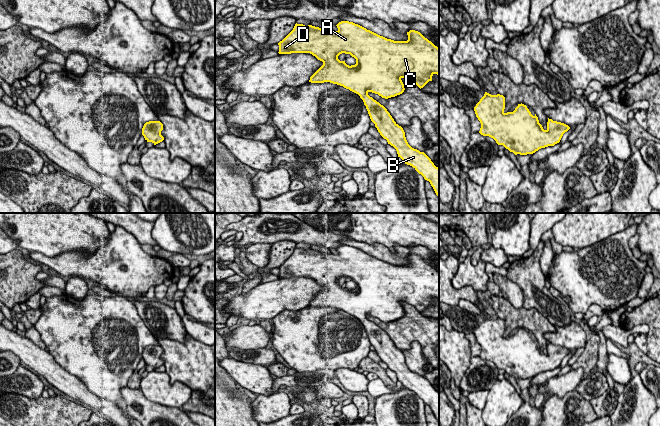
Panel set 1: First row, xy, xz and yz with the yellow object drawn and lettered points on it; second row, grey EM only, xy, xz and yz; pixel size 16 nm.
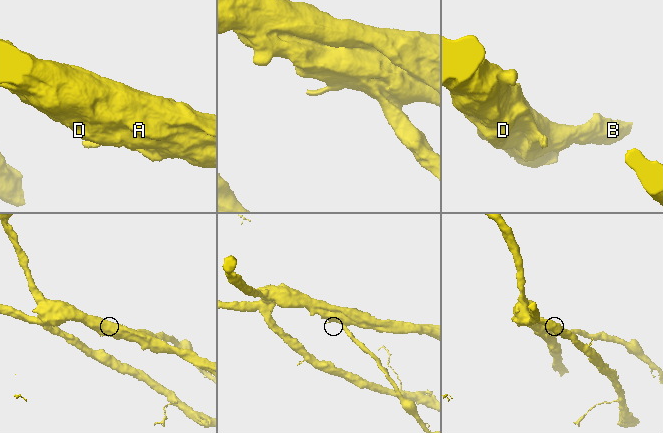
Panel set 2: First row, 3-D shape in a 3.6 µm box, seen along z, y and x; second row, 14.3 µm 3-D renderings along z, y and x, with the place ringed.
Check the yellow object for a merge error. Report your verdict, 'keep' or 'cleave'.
keep

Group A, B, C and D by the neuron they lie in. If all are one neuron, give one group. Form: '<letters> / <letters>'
A B C D

